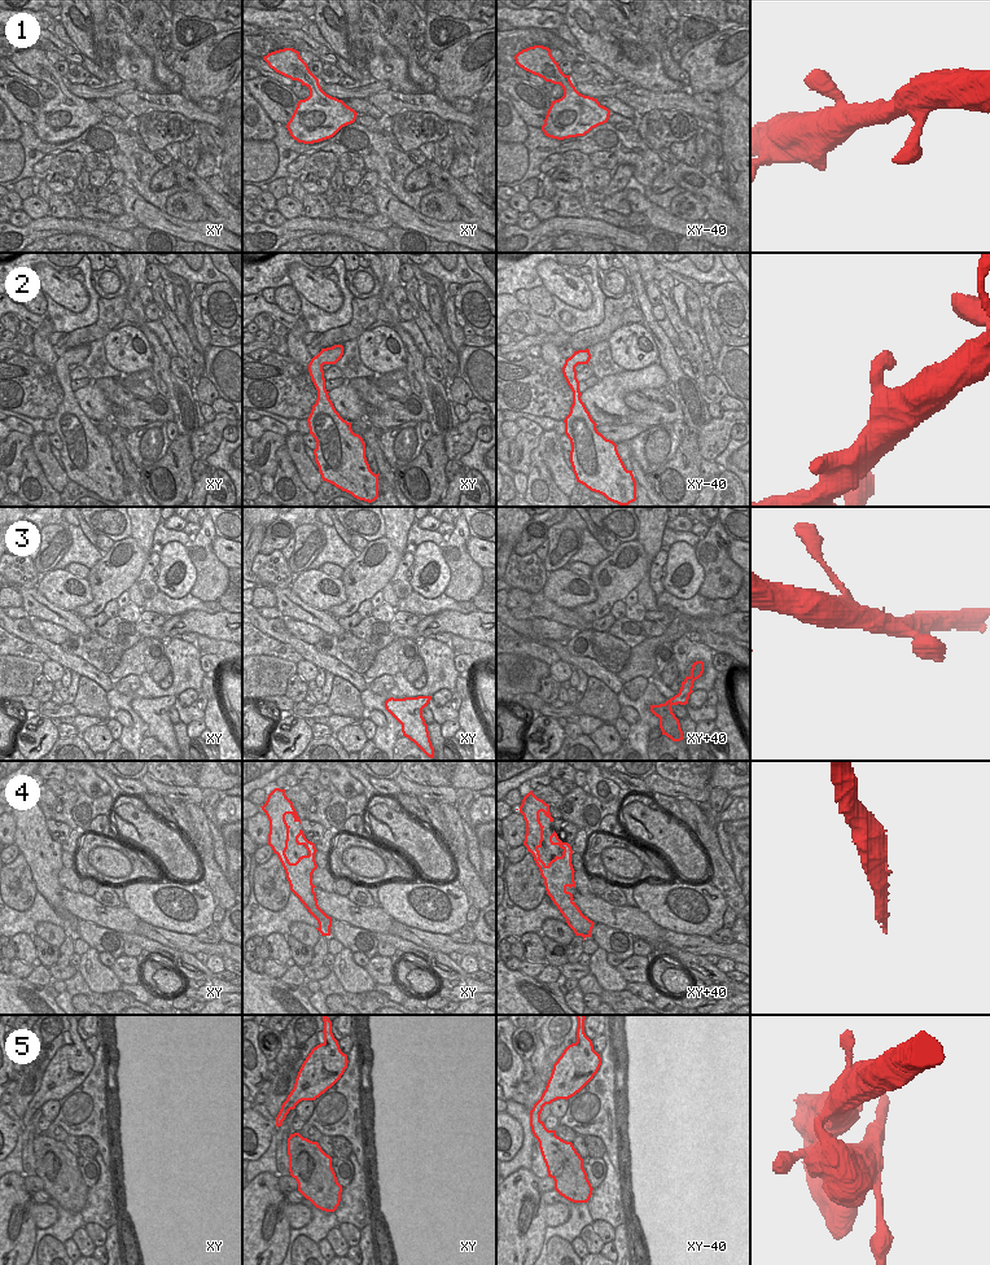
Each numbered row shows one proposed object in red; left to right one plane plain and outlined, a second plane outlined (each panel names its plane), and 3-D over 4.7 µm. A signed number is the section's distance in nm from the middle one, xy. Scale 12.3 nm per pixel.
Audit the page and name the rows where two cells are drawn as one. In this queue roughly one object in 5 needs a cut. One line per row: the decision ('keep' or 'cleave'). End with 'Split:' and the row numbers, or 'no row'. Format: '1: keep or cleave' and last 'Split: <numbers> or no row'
1: keep
2: keep
3: keep
4: keep
5: cleave
Split: 5

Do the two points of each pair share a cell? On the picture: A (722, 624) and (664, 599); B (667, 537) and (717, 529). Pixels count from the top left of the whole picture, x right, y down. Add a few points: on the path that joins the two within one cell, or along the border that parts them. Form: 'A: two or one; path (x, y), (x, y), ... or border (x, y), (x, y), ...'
A: two; border (682, 613), (701, 618), (721, 616)
B: two; border (700, 539), (695, 547)

